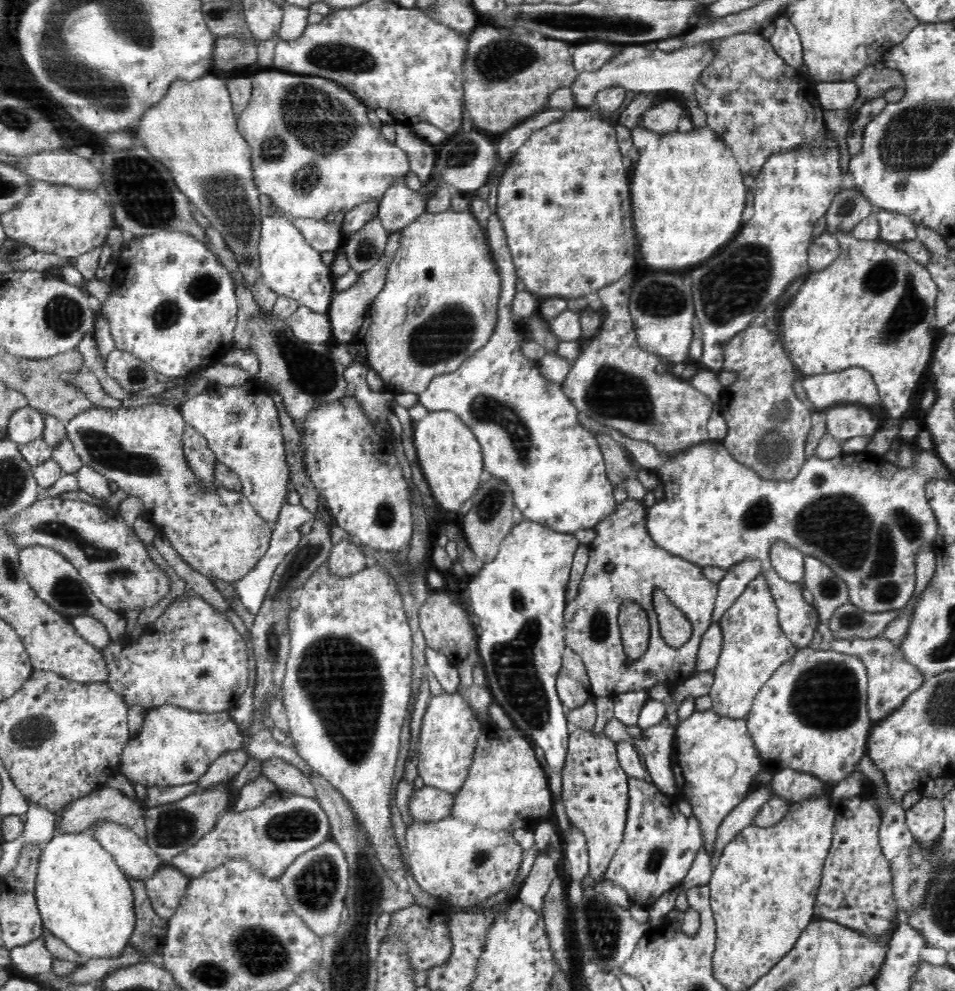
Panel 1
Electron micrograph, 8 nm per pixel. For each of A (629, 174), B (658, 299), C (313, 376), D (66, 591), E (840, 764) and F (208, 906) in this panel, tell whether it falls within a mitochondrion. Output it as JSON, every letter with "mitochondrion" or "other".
{"A":"other","B":"mitochondrion","C":"mitochondrion","D":"mitochondrion","E":"other","F":"other"}

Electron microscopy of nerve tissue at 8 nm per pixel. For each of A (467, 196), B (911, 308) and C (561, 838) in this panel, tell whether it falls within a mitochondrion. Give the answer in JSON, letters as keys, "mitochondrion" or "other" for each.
{"A":"other","B":"mitochondrion","C":"other"}

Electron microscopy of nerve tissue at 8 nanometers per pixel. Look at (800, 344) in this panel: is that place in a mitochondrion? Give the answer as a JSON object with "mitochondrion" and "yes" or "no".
{"mitochondrion":"no"}

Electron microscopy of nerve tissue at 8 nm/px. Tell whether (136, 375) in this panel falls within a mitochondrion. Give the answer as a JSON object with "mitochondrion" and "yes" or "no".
{"mitochondrion":"yes"}

